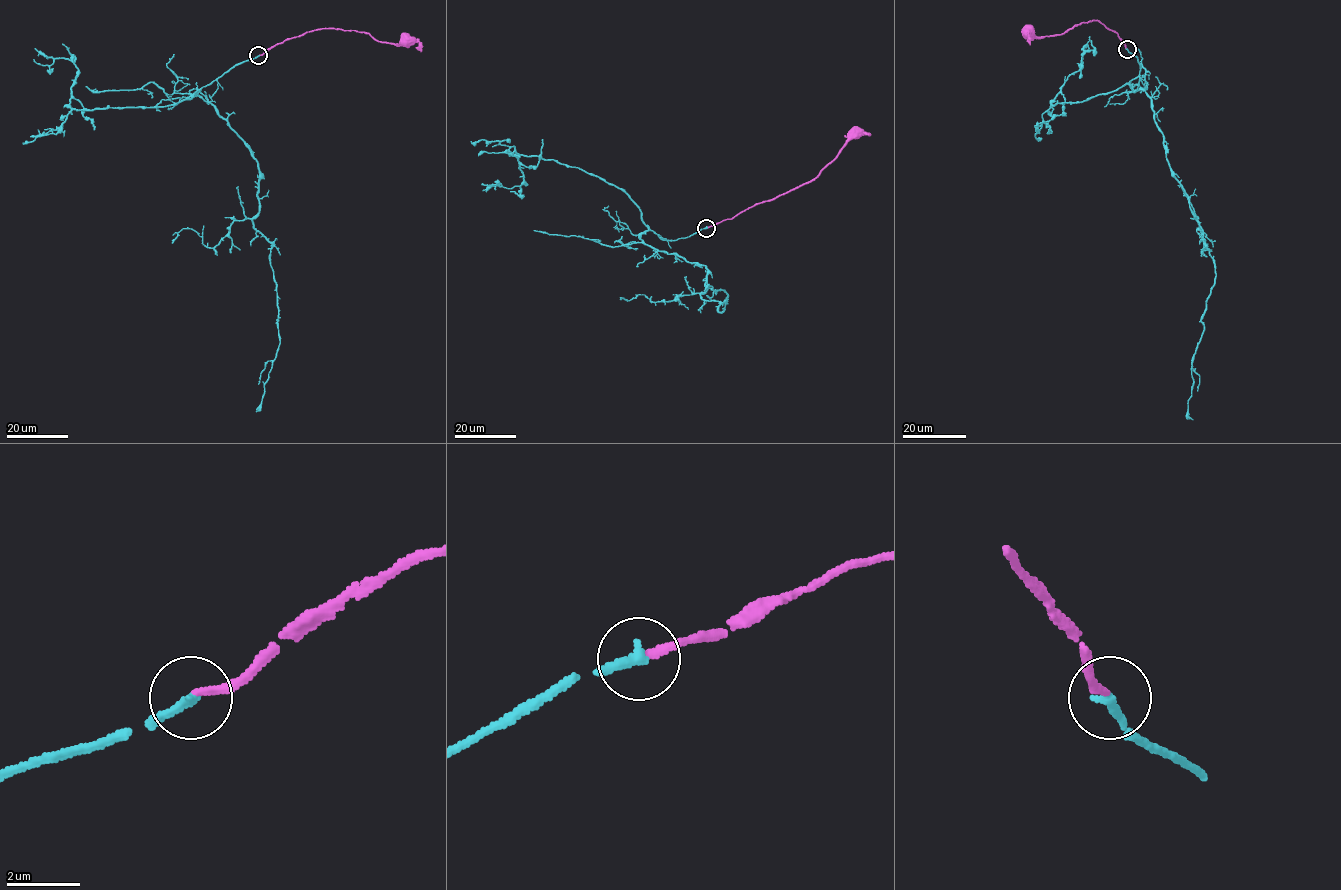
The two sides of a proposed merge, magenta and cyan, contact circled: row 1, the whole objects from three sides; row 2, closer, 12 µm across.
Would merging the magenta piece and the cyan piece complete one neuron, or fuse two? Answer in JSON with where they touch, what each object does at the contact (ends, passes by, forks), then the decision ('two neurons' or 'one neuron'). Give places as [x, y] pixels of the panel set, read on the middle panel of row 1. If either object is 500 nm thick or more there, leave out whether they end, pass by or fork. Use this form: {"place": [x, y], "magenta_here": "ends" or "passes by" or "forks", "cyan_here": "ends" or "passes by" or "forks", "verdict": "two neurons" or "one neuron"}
{"place": [706, 228], "magenta_here": "ends", "cyan_here": "ends", "verdict": "one neuron"}

